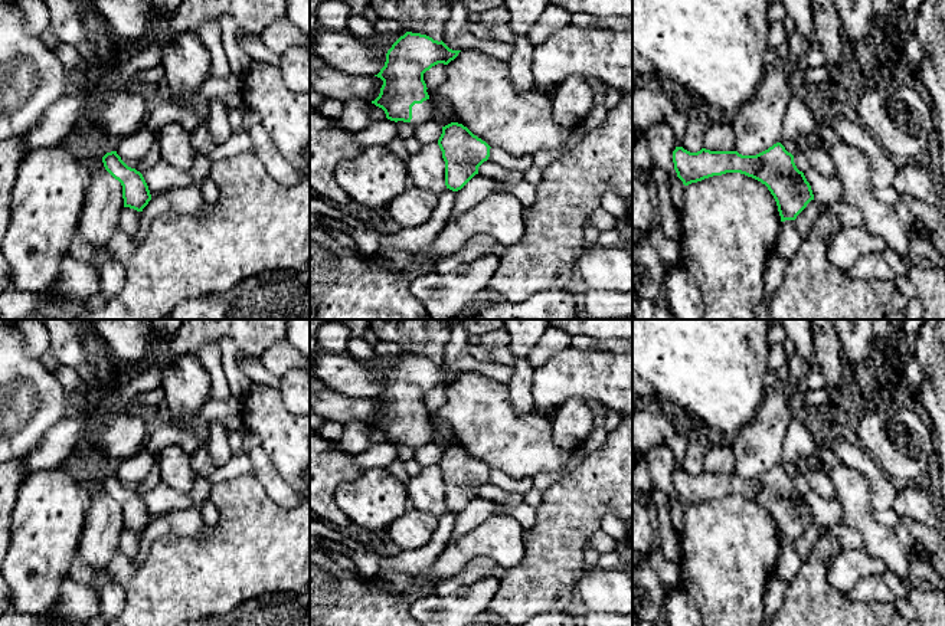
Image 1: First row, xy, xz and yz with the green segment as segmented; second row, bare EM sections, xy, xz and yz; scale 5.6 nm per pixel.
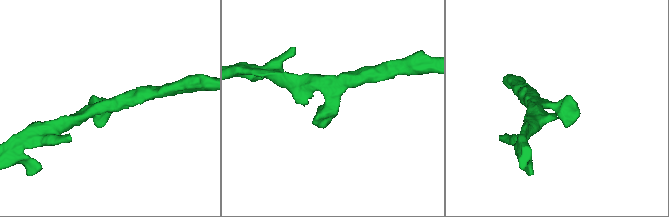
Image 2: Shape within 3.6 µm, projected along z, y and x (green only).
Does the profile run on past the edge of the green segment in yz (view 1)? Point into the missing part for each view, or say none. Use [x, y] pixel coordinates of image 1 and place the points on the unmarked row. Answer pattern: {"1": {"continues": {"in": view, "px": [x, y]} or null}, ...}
{"1": {"continues": null}}

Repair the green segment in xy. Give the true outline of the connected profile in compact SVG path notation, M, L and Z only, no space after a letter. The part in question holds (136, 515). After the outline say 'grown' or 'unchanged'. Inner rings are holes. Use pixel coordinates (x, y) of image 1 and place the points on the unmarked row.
M117 473L107 475L102 479L105 492L121 505L124 530L143 534L151 522L148 508L140 494L128 489Z | unchanged

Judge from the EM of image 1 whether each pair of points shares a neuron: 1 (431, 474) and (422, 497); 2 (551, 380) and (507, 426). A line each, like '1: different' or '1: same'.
1: same
2: different

